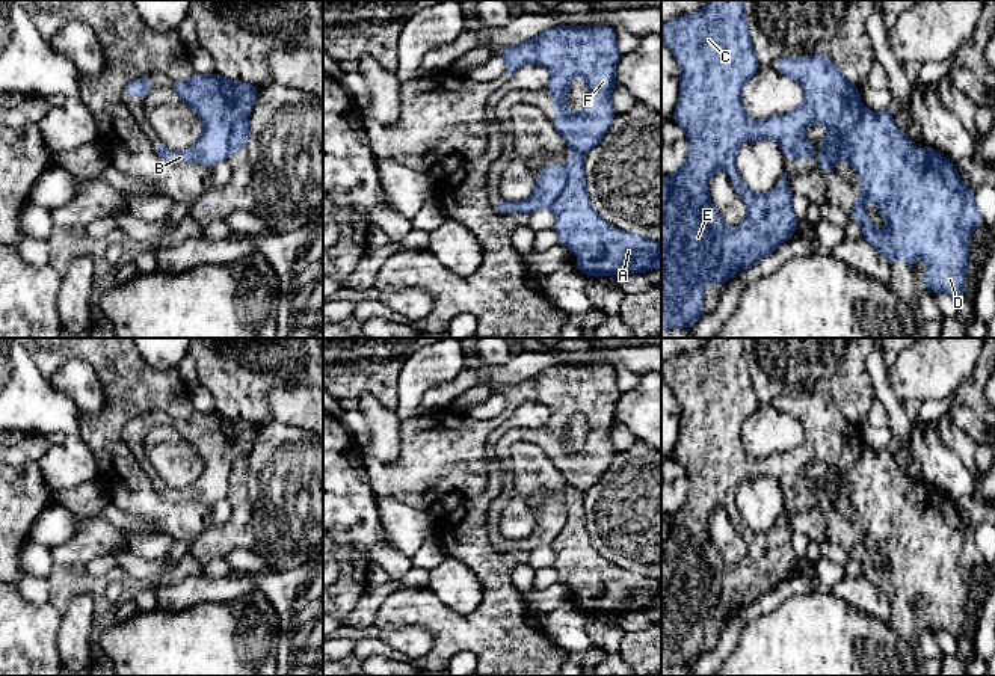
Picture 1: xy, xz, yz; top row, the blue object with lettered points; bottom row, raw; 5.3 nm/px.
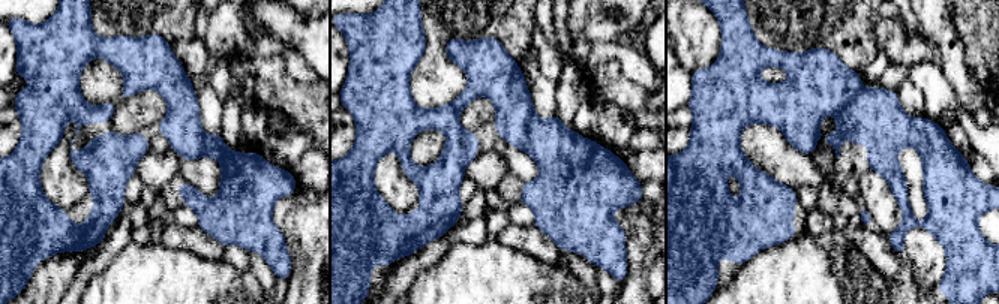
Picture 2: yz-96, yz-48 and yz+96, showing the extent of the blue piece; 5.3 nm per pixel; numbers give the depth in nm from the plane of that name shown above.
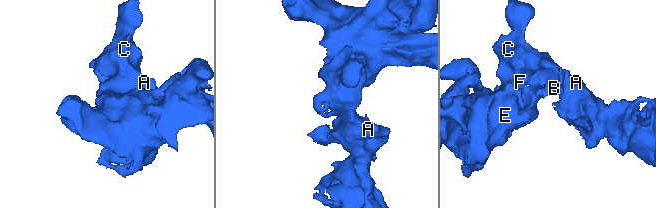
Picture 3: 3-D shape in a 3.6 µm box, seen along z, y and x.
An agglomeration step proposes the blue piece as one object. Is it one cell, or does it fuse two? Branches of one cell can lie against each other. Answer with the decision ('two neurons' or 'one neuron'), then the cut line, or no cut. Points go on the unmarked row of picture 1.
two neurons; cut in yz along (862, 445), (859, 457), (844, 476), (843, 488)

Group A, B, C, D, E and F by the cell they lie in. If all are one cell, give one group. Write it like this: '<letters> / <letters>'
A D / B C E F

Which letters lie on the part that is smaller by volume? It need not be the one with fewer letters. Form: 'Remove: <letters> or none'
Remove: B, C, E, F

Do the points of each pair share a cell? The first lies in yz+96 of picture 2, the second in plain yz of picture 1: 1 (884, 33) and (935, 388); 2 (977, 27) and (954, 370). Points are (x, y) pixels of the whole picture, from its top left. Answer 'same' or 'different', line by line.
1: same
2: different

